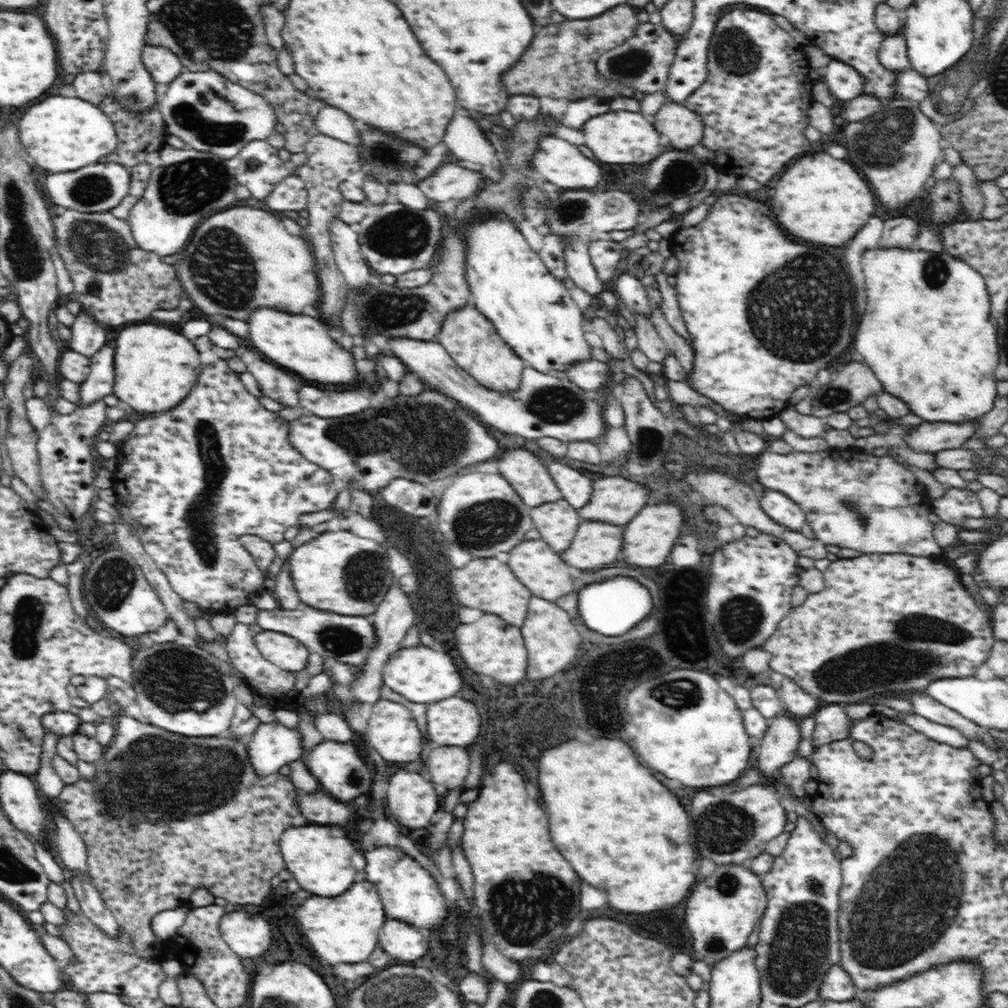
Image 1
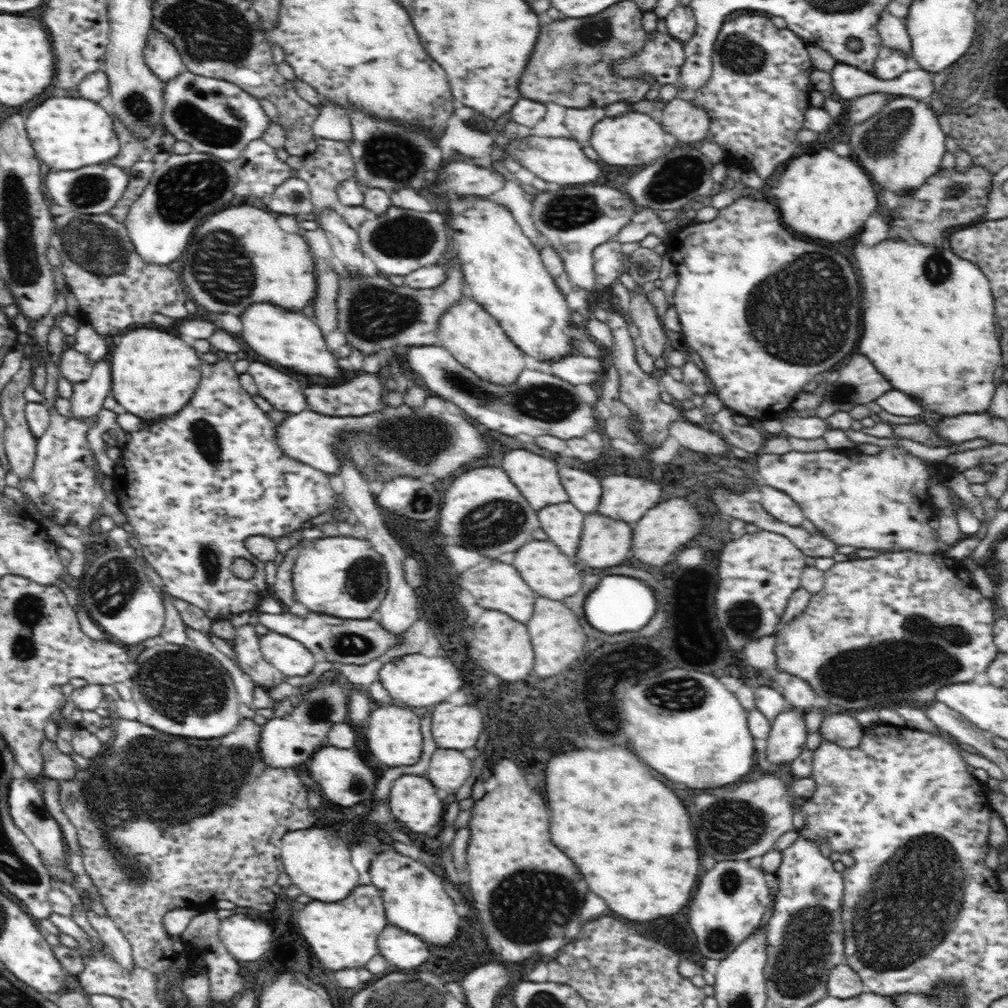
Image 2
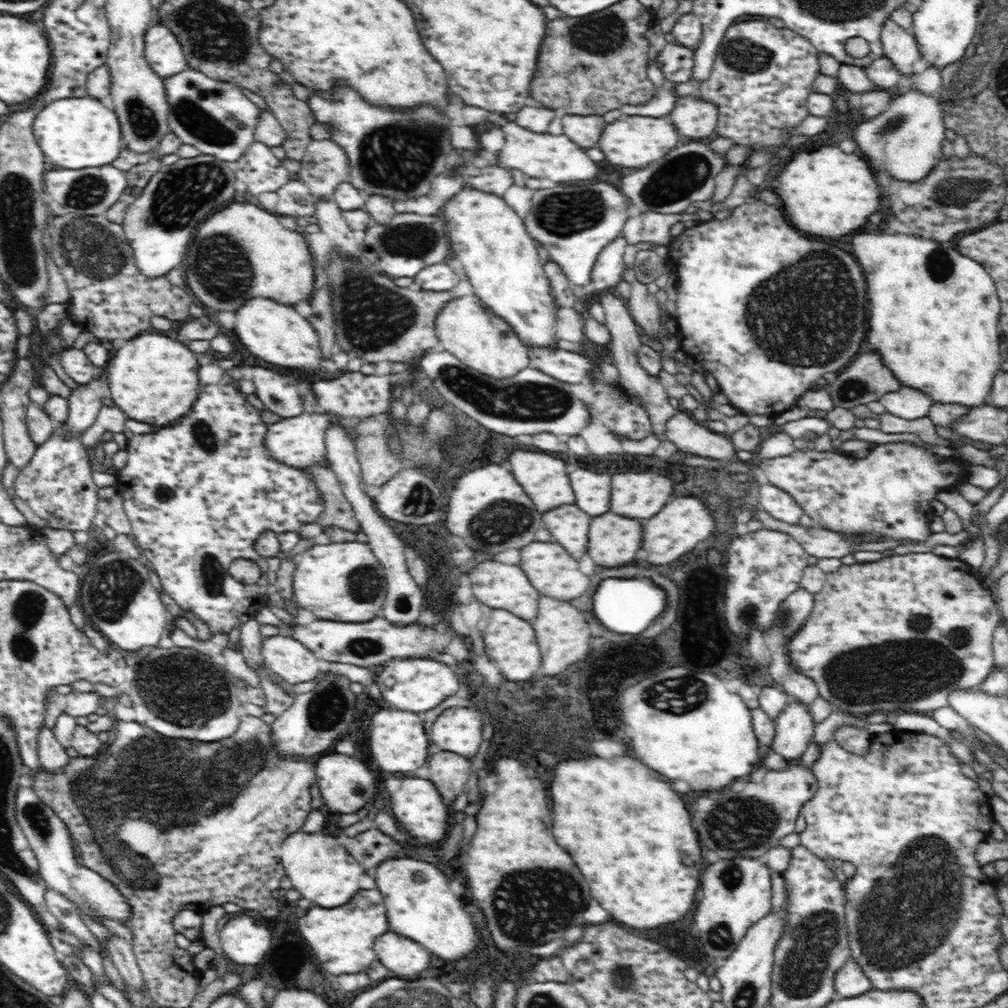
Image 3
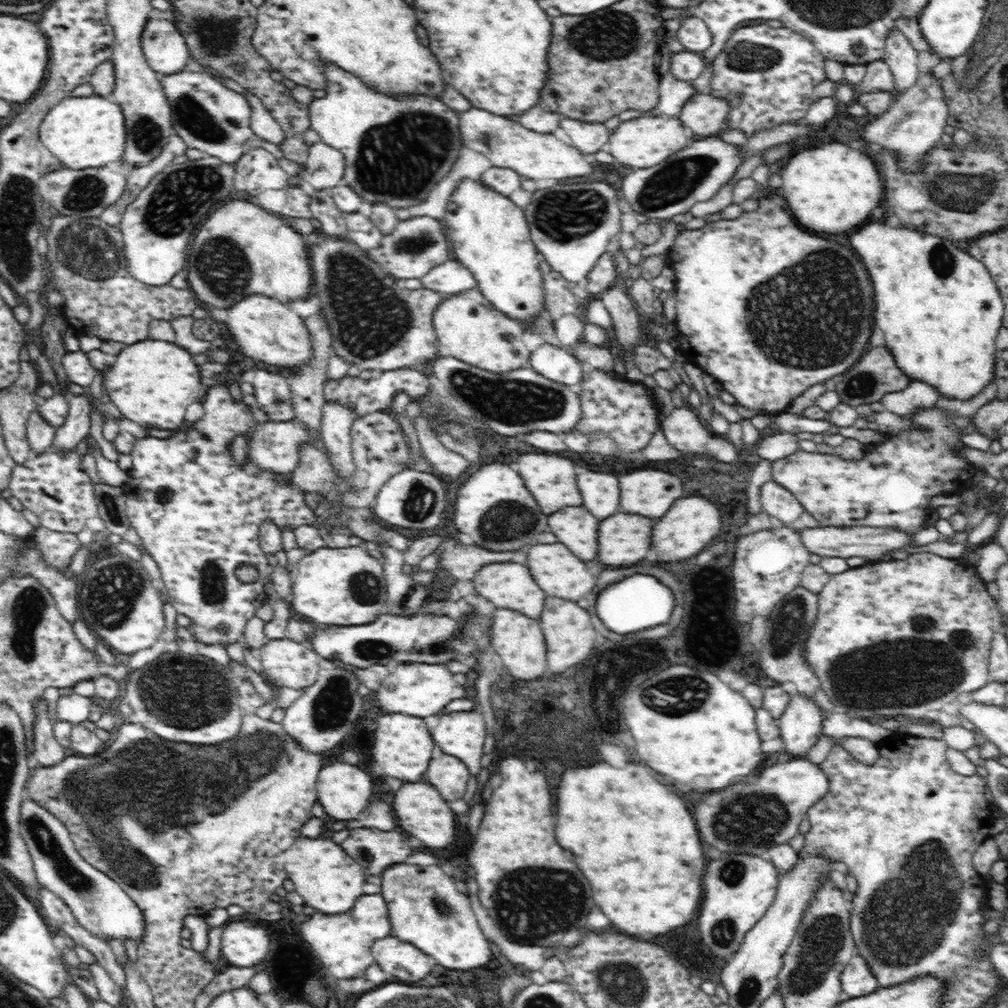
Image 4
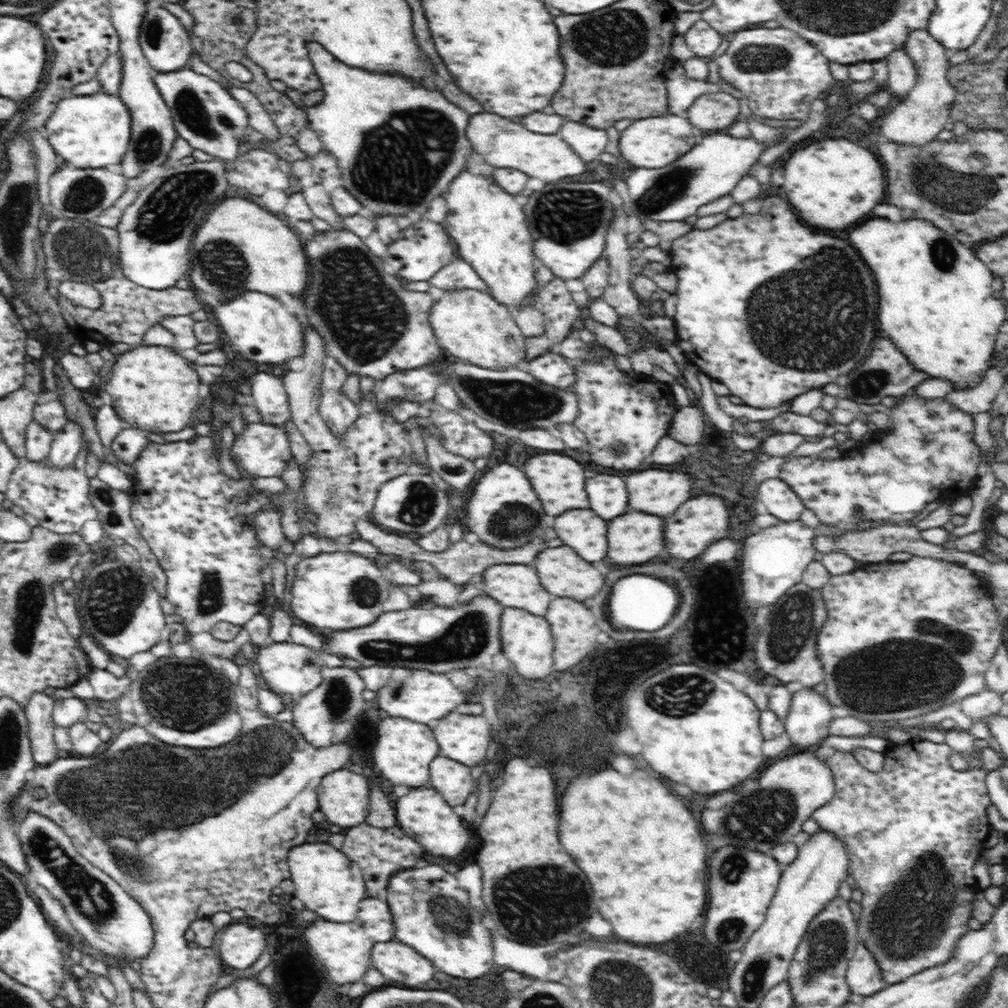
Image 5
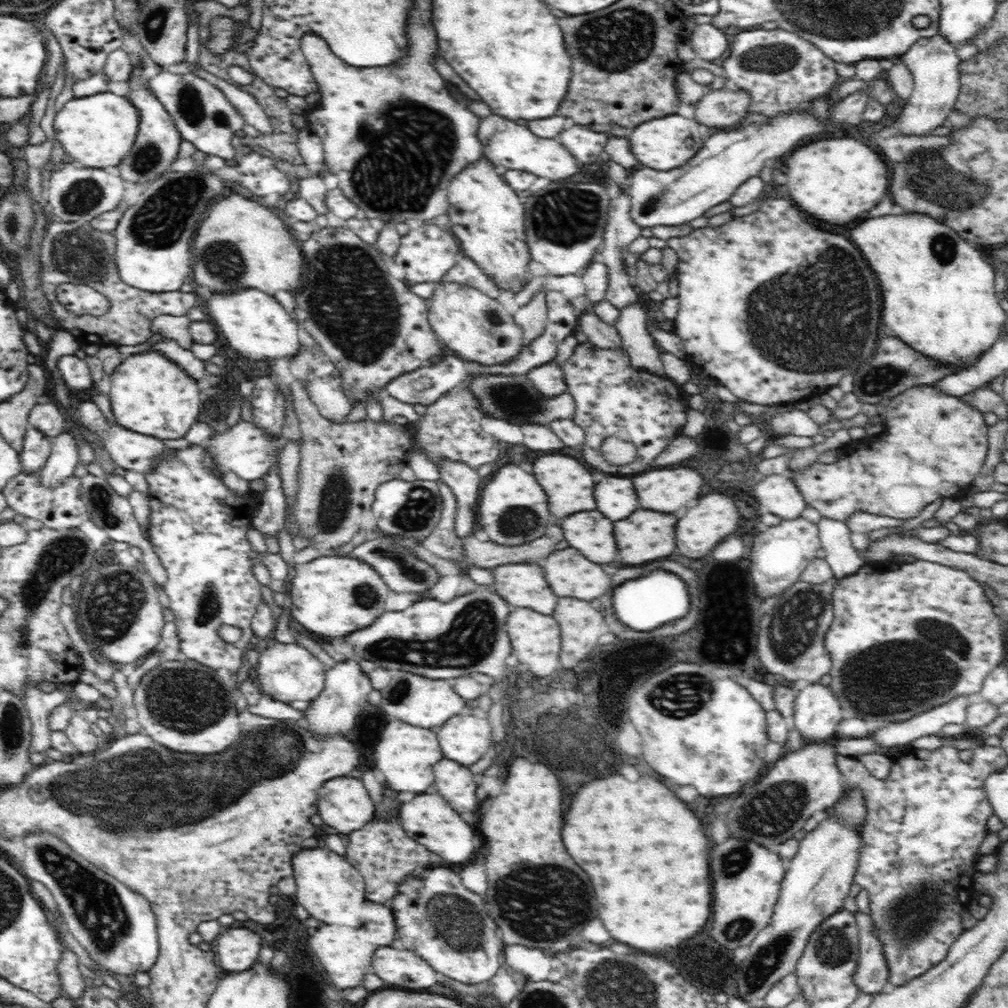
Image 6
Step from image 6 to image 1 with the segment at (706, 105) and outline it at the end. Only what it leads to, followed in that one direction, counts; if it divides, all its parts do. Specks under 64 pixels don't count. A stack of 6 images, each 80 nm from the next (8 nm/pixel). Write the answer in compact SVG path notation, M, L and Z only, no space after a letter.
M666 102L651 118L660 136L666 136L669 148L690 149L702 138L700 115L688 110L682 104Z

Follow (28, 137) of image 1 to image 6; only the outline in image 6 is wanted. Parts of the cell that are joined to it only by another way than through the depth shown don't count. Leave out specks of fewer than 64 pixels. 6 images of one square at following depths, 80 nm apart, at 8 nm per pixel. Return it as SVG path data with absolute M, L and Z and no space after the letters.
M100 92L93 96L74 97L56 111L53 120L55 139L68 155L69 162L89 168L117 168L127 156L139 132L138 109L124 96Z

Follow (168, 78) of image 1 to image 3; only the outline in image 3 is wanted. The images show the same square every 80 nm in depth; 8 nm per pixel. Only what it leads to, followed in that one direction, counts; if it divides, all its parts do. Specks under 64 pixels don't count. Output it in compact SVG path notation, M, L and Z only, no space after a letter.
M149 26L145 35L145 60L156 75L163 78L184 72L187 59L168 28Z

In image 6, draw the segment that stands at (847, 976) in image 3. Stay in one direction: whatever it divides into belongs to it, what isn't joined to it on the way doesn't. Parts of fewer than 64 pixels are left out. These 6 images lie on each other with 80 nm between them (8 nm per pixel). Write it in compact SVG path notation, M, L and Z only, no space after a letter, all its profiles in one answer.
M857 909L853 912L859 926L858 962L856 962L855 984L860 992L878 995L889 989L888 965L884 959L882 943L874 935L872 919L868 913Z

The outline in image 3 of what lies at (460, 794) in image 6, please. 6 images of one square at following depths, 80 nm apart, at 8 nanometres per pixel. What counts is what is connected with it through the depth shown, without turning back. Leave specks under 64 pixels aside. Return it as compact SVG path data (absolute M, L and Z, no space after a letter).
M436 749L427 767L430 772L428 780L434 783L441 796L450 800L464 791L471 775L468 758L444 750Z

